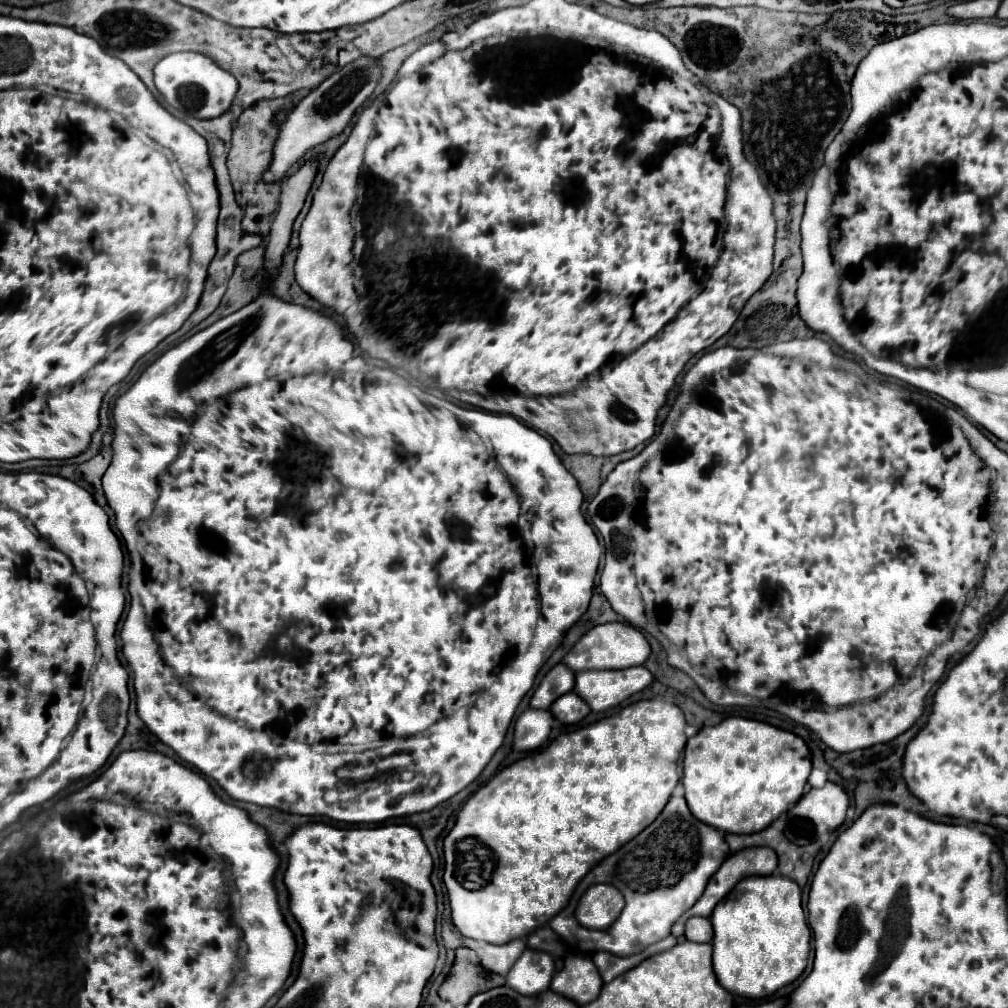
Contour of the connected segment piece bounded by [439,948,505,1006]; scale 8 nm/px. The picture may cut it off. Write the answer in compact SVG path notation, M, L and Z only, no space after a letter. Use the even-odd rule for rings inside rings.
M457 948L455 962L449 970L449 976L439 986L439 996L453 1006L463 1006L477 992L485 992L495 986L503 986L505 978L493 972L487 972L473 950Z

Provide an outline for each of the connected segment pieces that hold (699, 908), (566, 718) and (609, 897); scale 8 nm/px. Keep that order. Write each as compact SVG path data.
M747 848L747 850L741 850L741 852L737 852L737 854L731 854L731 856L725 860L725 864L721 864L721 868L711 876L711 880L709 880L709 884L707 884L703 896L695 902L695 906L689 908L689 912L685 912L685 914L673 924L671 934L673 934L675 938L679 938L679 936L683 934L685 922L687 922L689 918L693 918L693 916L709 918L711 912L713 912L713 908L717 906L717 902L721 902L721 900L733 890L733 886L735 886L737 882L741 882L743 878L757 876L757 874L759 874L759 876L769 876L769 874L773 874L775 868L777 868L777 854L775 854L771 848Z
M575 692L557 698L549 710L563 724L577 724L589 714L589 706Z
M595 884L583 894L575 914L585 928L609 928L623 908L625 898L617 888L609 884Z

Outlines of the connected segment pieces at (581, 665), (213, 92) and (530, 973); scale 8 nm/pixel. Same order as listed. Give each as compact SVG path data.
M599 624L581 636L581 640L565 654L563 664L575 674L583 670L623 670L641 666L647 660L649 652L649 642L637 628L629 624Z
M177 52L165 56L155 66L155 86L173 108L195 118L221 116L231 106L239 90L239 82L231 72L219 68L209 56L197 52Z
M525 950L507 974L507 984L523 996L537 996L549 990L555 972L553 956L541 950Z

